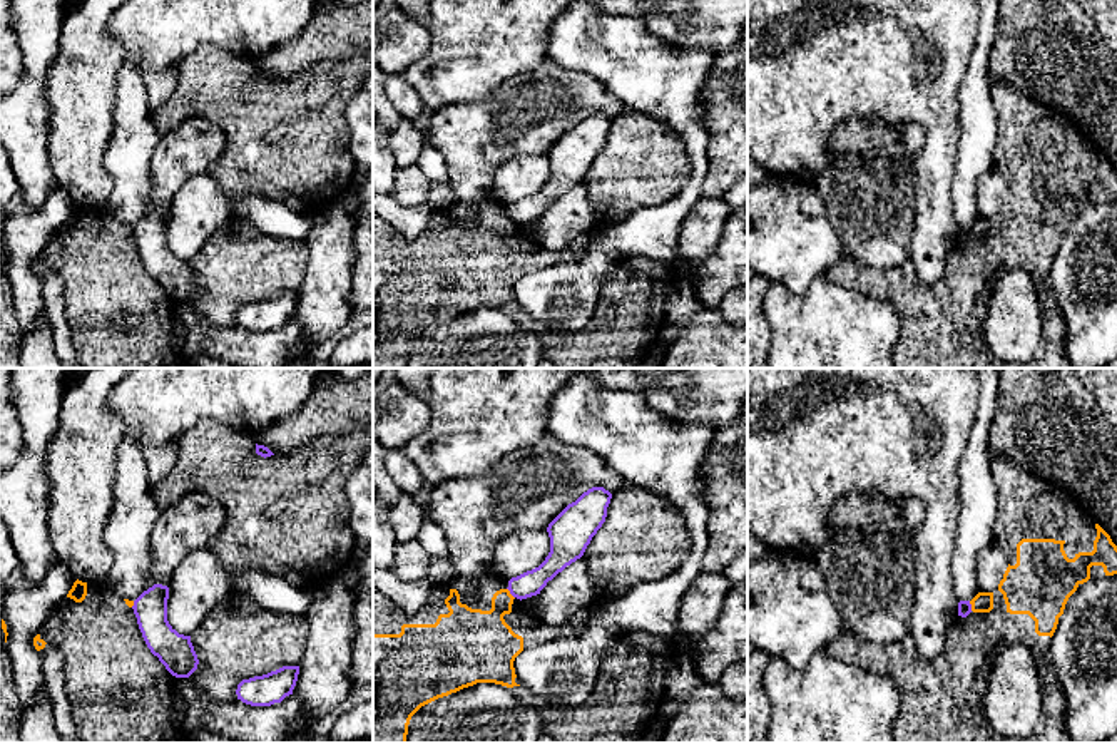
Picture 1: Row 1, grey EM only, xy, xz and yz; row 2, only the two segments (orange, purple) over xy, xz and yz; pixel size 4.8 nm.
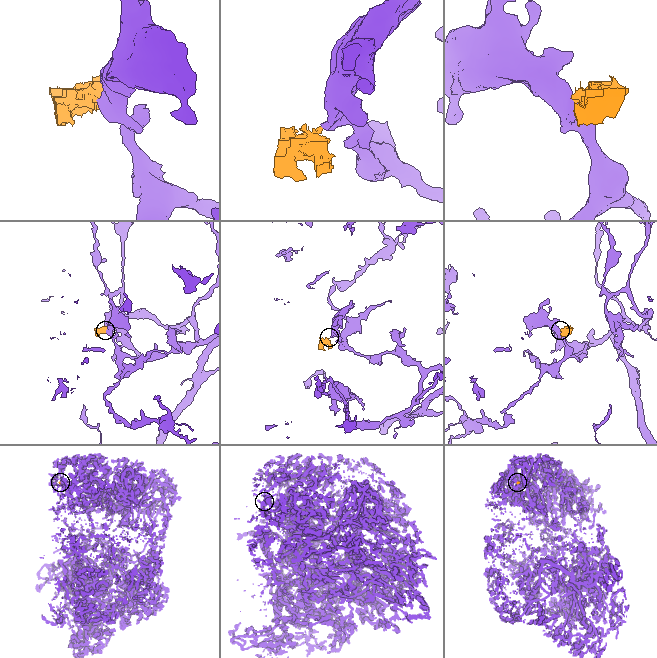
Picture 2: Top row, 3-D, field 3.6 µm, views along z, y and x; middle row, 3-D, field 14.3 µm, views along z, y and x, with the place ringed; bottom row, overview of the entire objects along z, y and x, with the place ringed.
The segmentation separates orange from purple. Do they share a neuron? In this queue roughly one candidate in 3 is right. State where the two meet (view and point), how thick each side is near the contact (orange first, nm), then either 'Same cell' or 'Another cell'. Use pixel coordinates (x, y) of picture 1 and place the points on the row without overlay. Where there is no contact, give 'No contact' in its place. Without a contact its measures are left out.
Touches orange at xz (509, 218). Thickness 260 nm (orange) against 120 nm. Another cell

